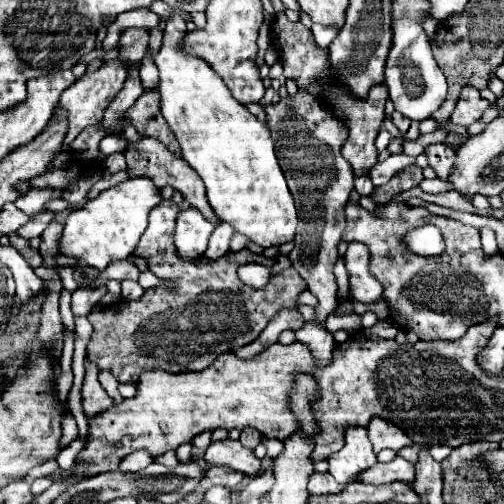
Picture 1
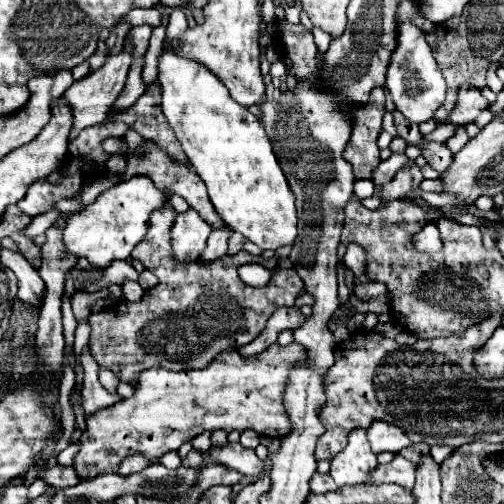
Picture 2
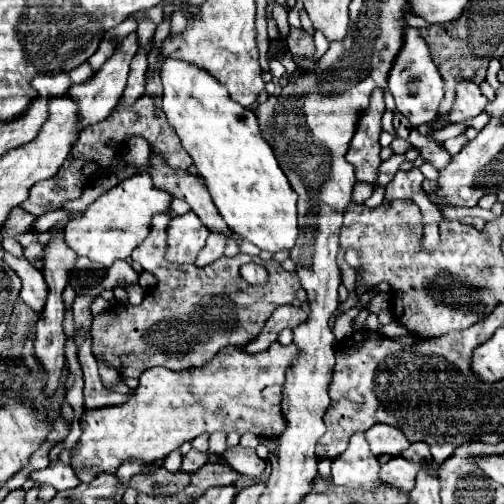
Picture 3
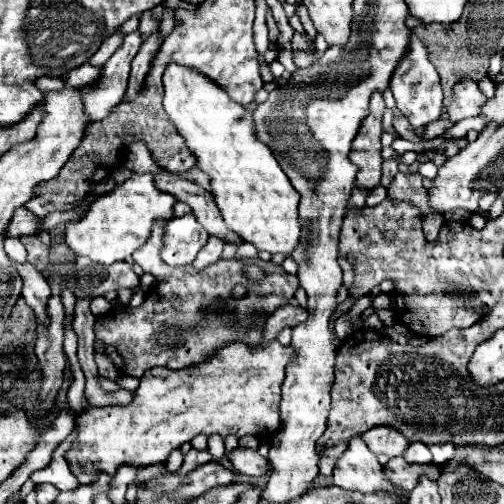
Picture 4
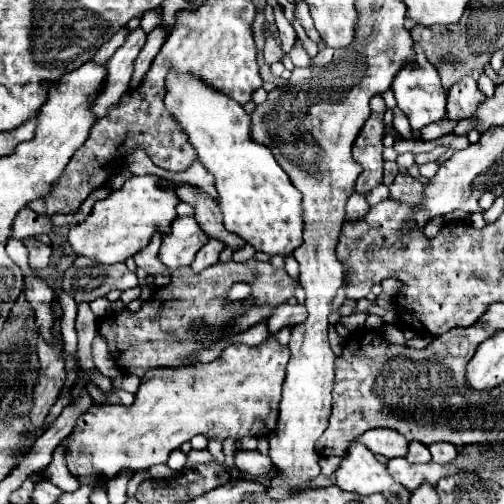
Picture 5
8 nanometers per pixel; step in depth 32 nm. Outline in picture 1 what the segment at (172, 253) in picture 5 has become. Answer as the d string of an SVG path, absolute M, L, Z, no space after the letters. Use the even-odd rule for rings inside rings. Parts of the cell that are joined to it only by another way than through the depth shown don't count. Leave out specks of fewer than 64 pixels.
M196 208L182 210L174 228L176 252L186 260L202 256L208 246L208 238L212 230L214 224L208 222Z

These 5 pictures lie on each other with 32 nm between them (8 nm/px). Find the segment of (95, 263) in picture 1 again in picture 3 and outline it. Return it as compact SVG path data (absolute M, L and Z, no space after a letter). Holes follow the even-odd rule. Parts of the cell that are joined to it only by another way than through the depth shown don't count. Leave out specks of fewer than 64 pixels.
M146 172L134 174L132 178L104 192L94 204L88 206L84 214L70 218L64 228L64 240L78 256L88 256L92 262L102 266L108 266L116 260L126 260L130 258L132 250L148 236L152 216L170 212L170 202L172 196L154 188L152 178Z

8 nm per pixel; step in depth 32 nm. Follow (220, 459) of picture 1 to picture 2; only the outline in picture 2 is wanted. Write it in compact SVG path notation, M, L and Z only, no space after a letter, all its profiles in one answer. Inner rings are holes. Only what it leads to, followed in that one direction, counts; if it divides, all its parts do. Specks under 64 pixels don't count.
M240 442L226 444L224 448L212 448L212 450L208 450L208 458L216 460L228 468L234 468L246 476L260 476L264 472L264 462L256 456L254 450L244 448Z

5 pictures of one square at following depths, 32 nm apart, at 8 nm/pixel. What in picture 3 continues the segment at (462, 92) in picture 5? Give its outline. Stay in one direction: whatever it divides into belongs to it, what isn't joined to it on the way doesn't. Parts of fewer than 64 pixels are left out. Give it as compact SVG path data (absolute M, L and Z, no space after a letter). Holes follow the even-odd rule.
M460 82L456 86L456 100L448 112L450 122L462 122L468 118L478 116L484 106L488 104L488 98L480 92L480 88L472 82Z

